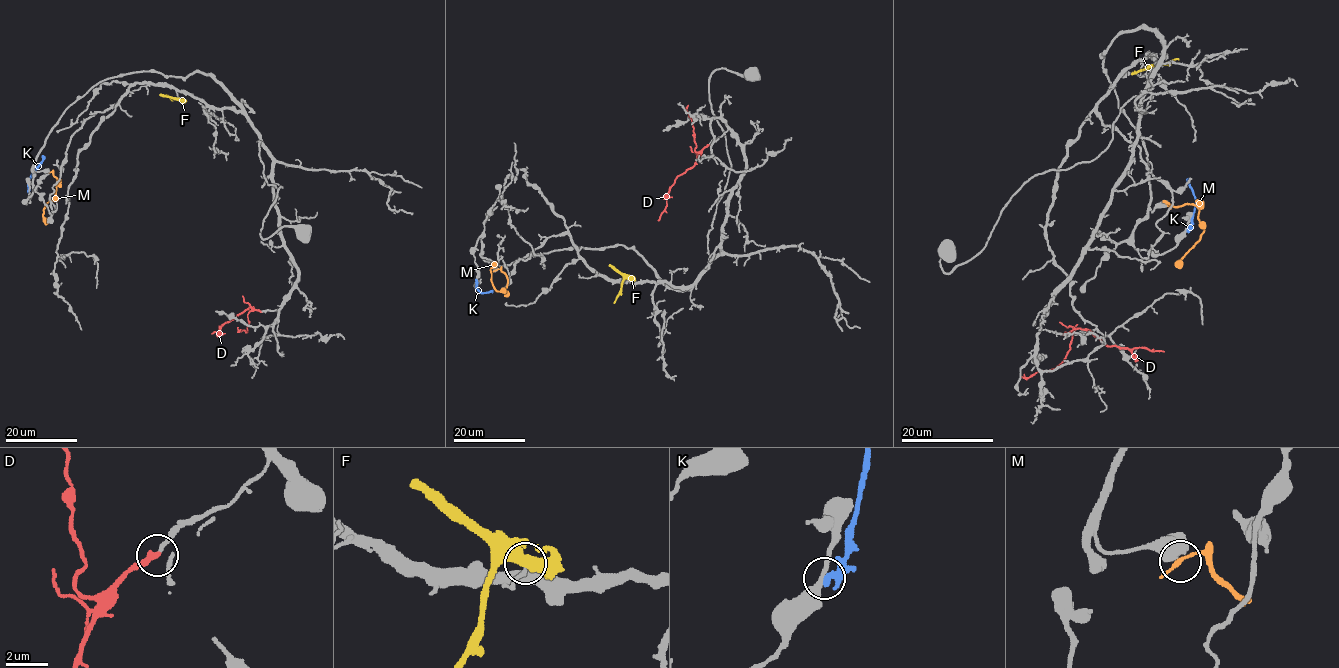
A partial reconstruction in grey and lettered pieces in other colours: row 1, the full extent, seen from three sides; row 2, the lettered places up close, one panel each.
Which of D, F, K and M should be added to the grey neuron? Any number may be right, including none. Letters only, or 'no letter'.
D

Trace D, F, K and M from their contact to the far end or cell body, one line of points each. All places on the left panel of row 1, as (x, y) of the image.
D: (262, 311), (250, 307), (211, 334)
F: (180, 99), (164, 95)
K: (28, 191), (28, 181), (42, 155)
M: (47, 173), (51, 172), (59, 179), (55, 195), (43, 209), (43, 217), (48, 223)

